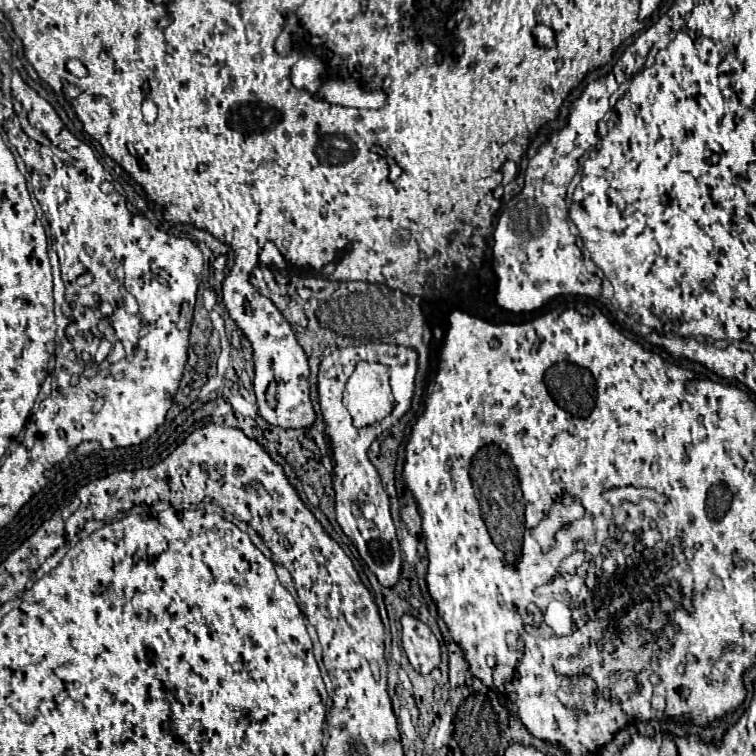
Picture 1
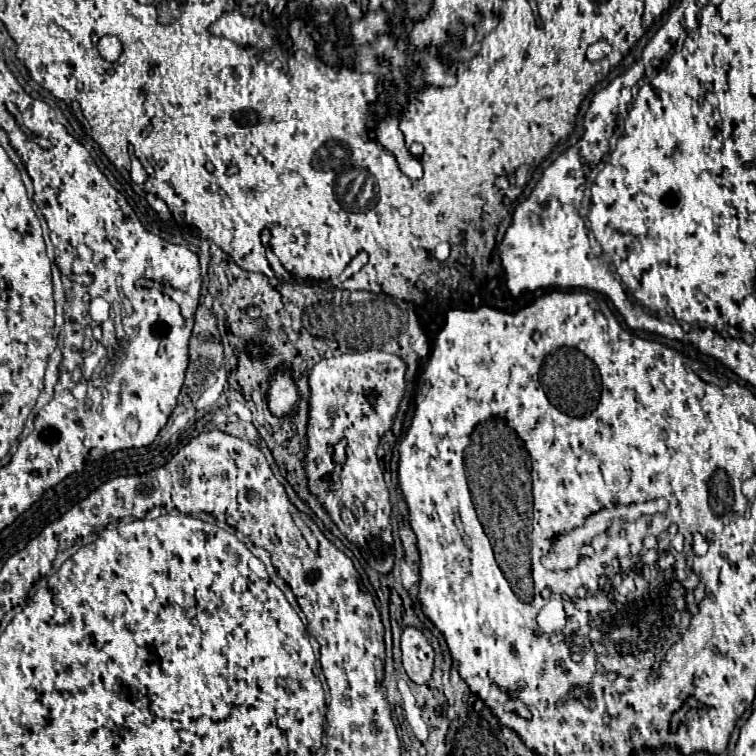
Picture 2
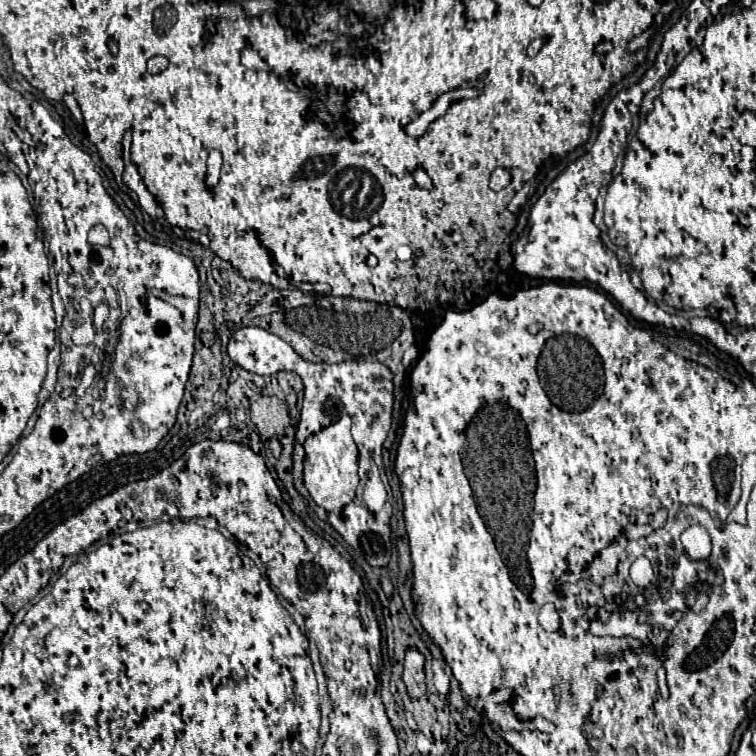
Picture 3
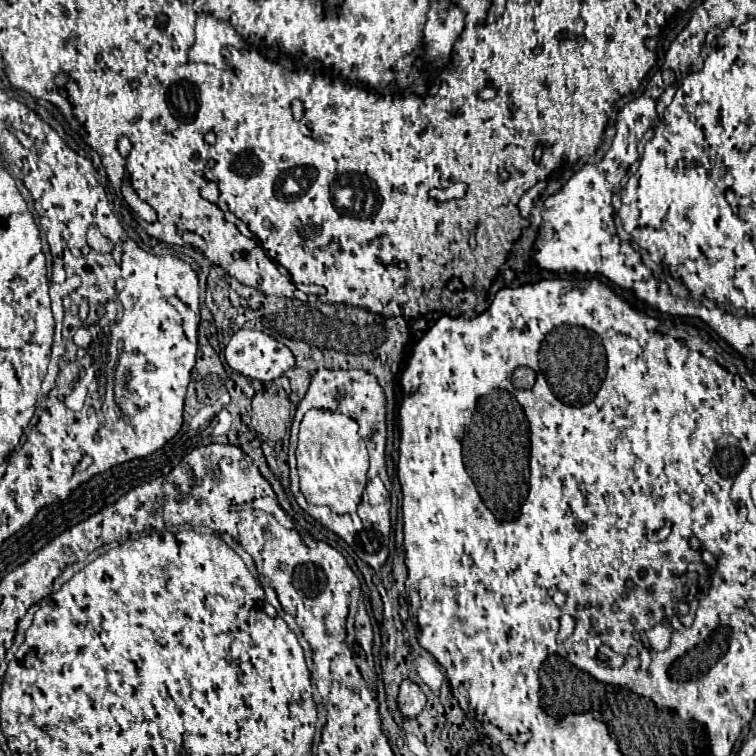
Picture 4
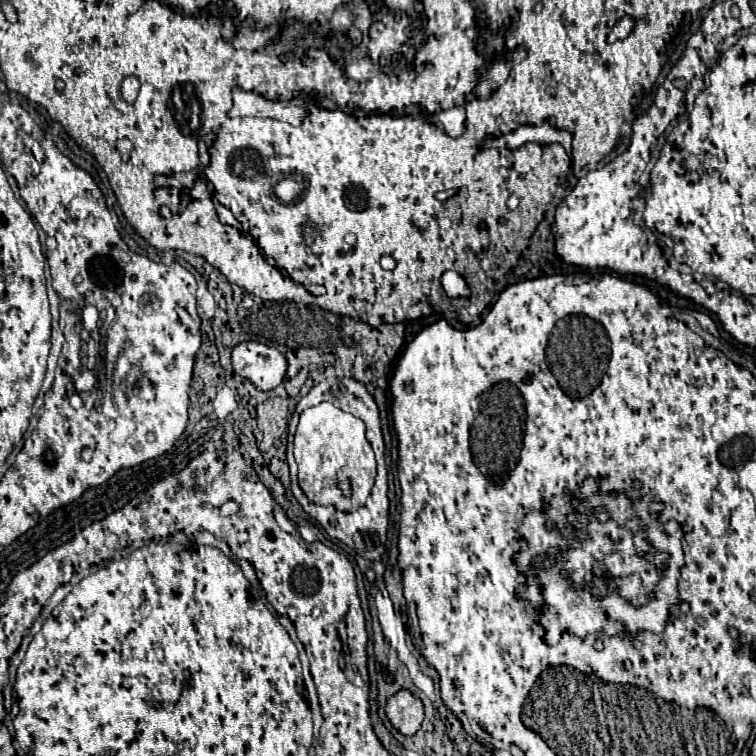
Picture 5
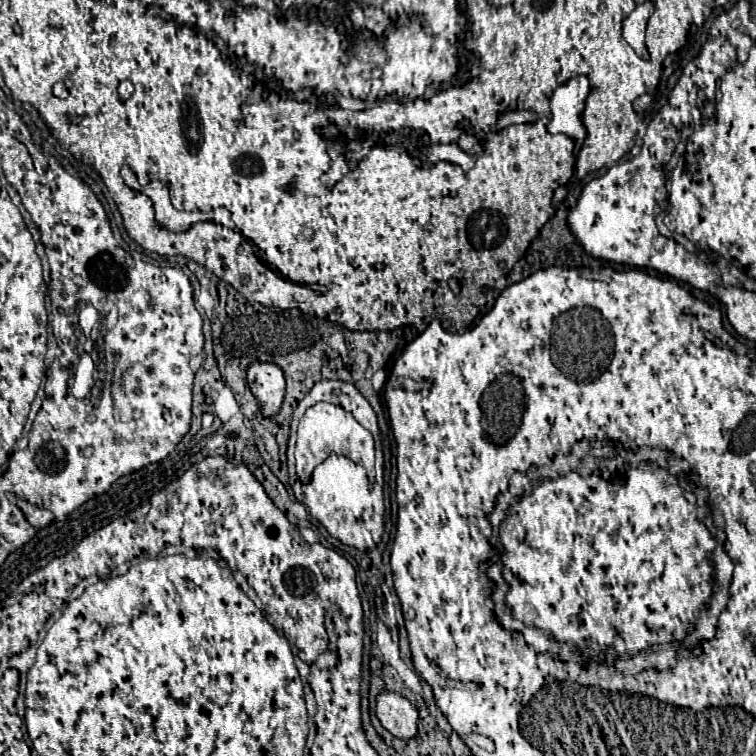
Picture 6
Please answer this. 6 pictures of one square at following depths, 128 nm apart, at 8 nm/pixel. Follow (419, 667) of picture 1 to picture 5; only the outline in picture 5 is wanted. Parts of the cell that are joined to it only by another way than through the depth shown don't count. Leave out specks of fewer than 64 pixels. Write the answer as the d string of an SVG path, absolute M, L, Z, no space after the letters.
M400 690L386 702L386 716L390 724L404 736L414 736L424 718L422 702L408 690Z

